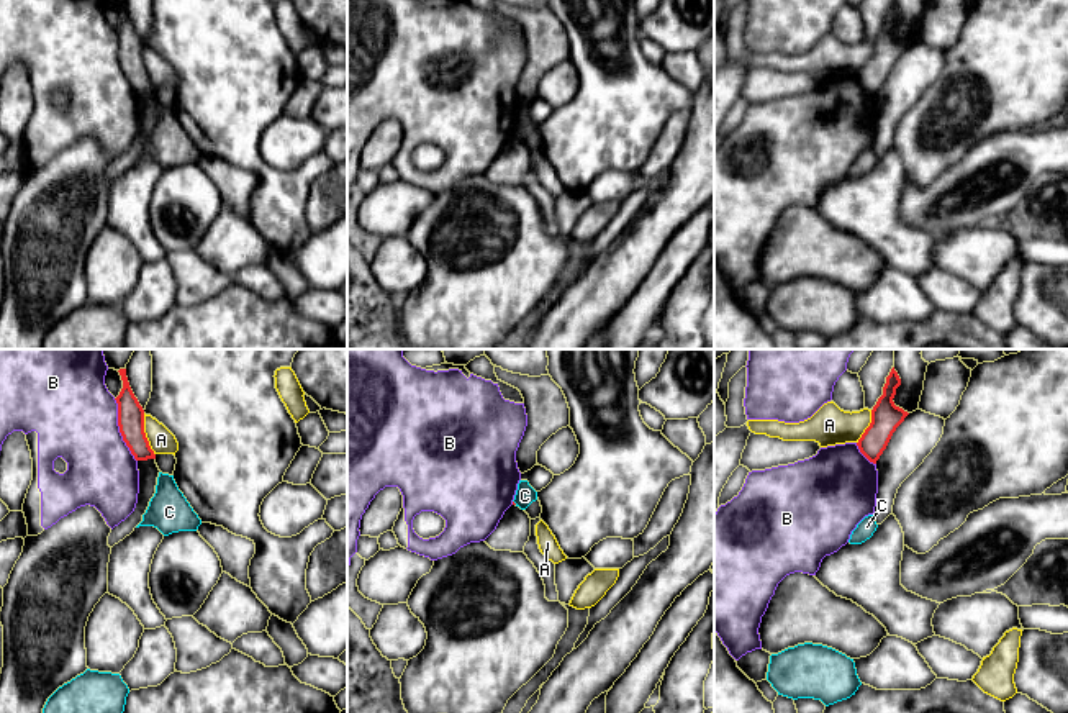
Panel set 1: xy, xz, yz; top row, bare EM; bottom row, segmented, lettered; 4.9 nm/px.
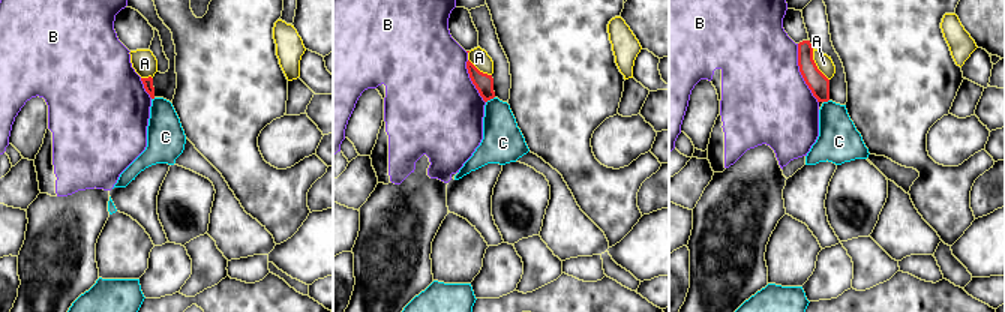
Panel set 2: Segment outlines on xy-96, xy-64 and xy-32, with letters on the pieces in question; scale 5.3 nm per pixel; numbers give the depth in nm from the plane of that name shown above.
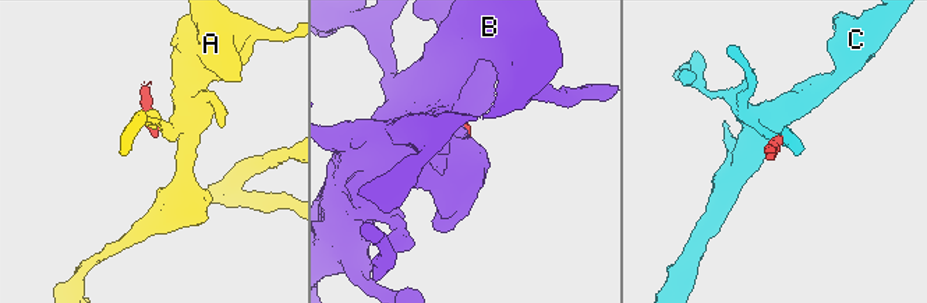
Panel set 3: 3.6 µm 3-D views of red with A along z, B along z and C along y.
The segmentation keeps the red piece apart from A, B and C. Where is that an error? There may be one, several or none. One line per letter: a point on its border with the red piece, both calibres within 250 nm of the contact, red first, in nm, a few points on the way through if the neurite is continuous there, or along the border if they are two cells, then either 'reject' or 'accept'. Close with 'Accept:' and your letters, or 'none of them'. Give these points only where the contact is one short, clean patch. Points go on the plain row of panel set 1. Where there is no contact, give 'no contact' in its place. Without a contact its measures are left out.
A: meets red in xy at (144, 68); 130 nm thick on the red side, 120 nm on the other; border along xy (143, 46), (143, 64), (154, 87); reject
B: meets red in xy at (120, 63); 130 nm thick on the red side, 420 nm on the other; reject
C: no contact; reject
Accept: none of them

